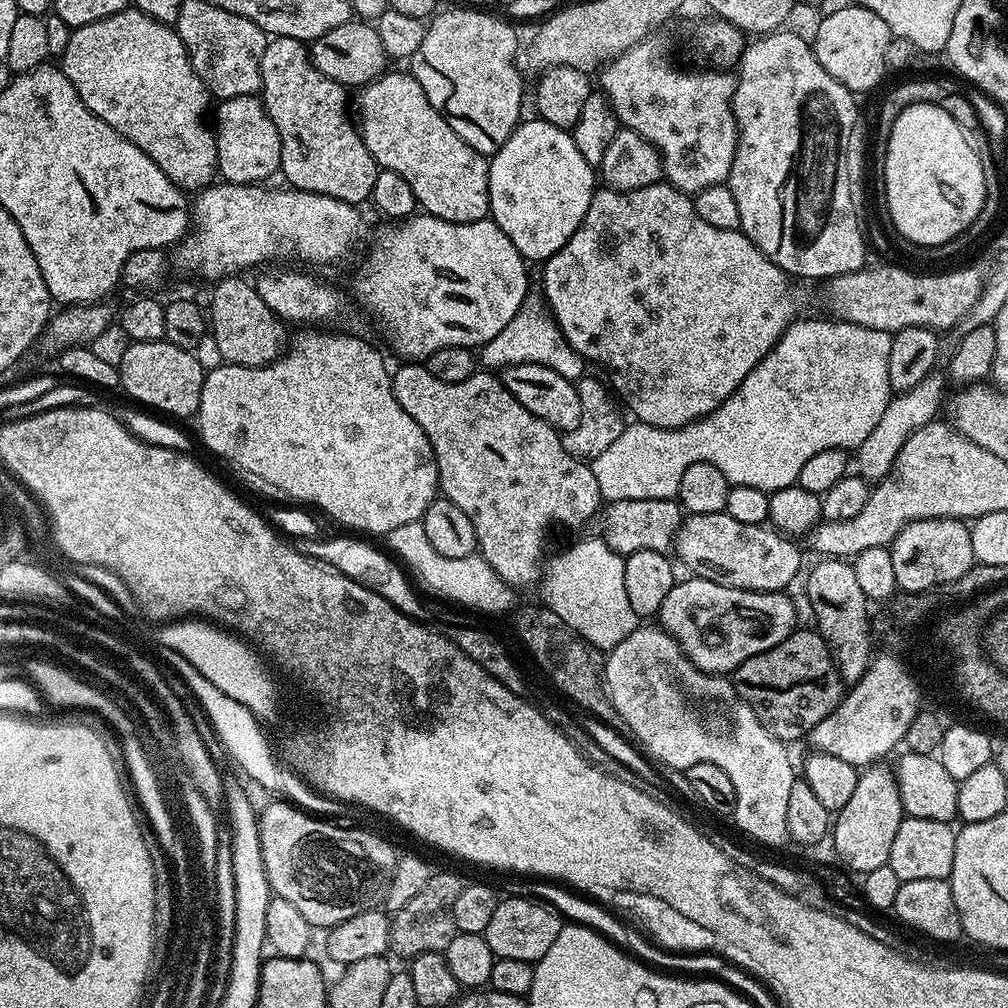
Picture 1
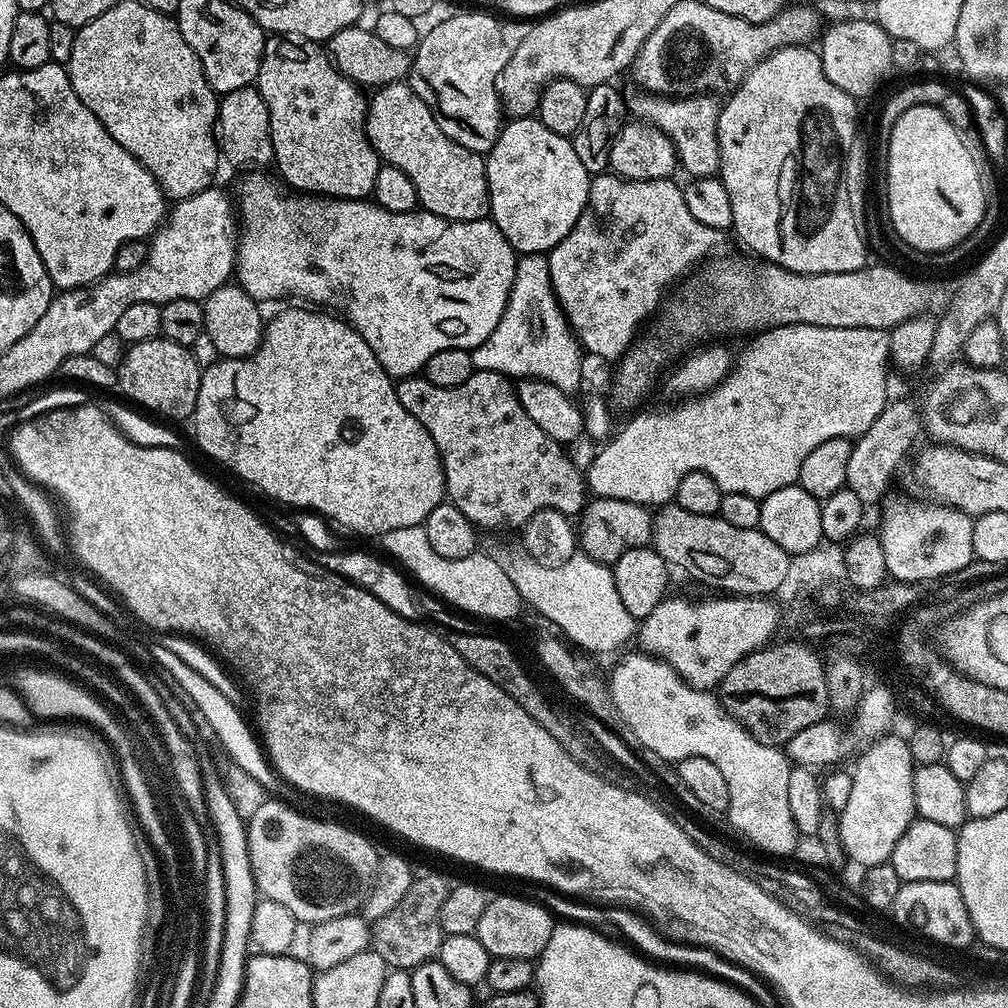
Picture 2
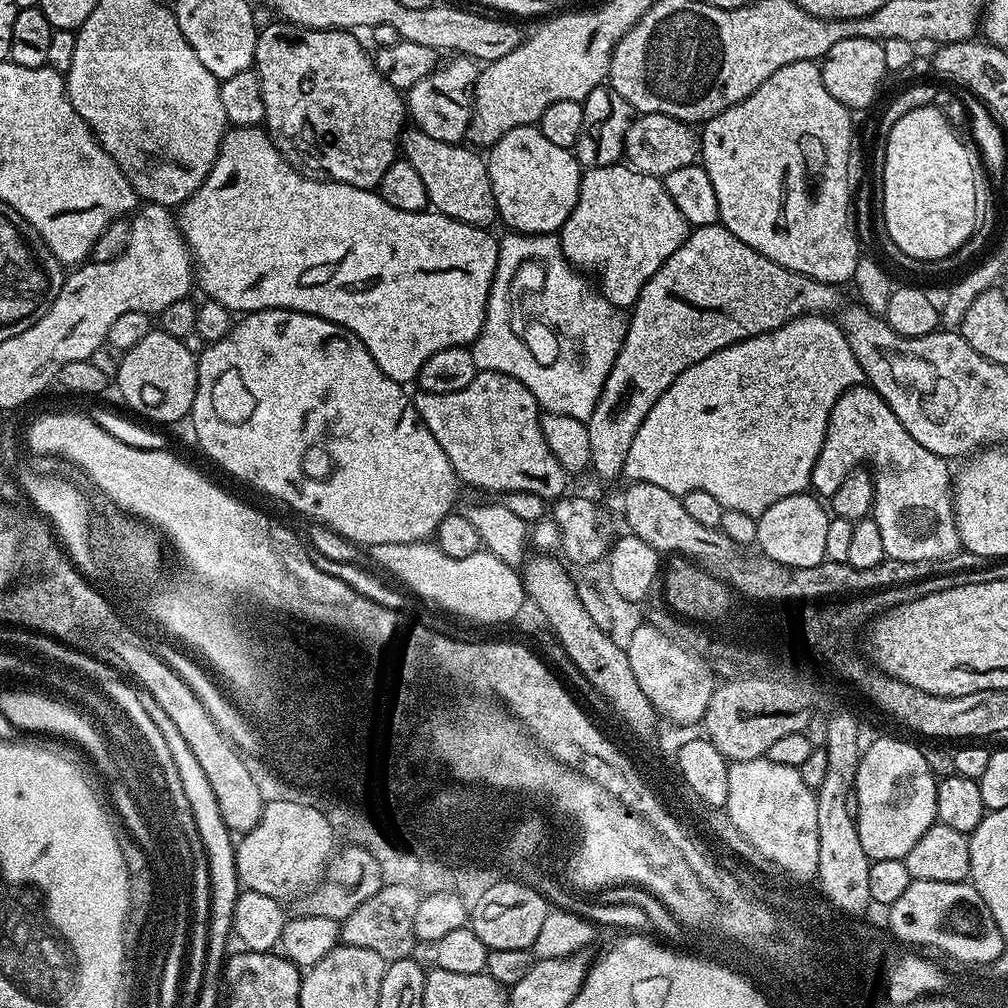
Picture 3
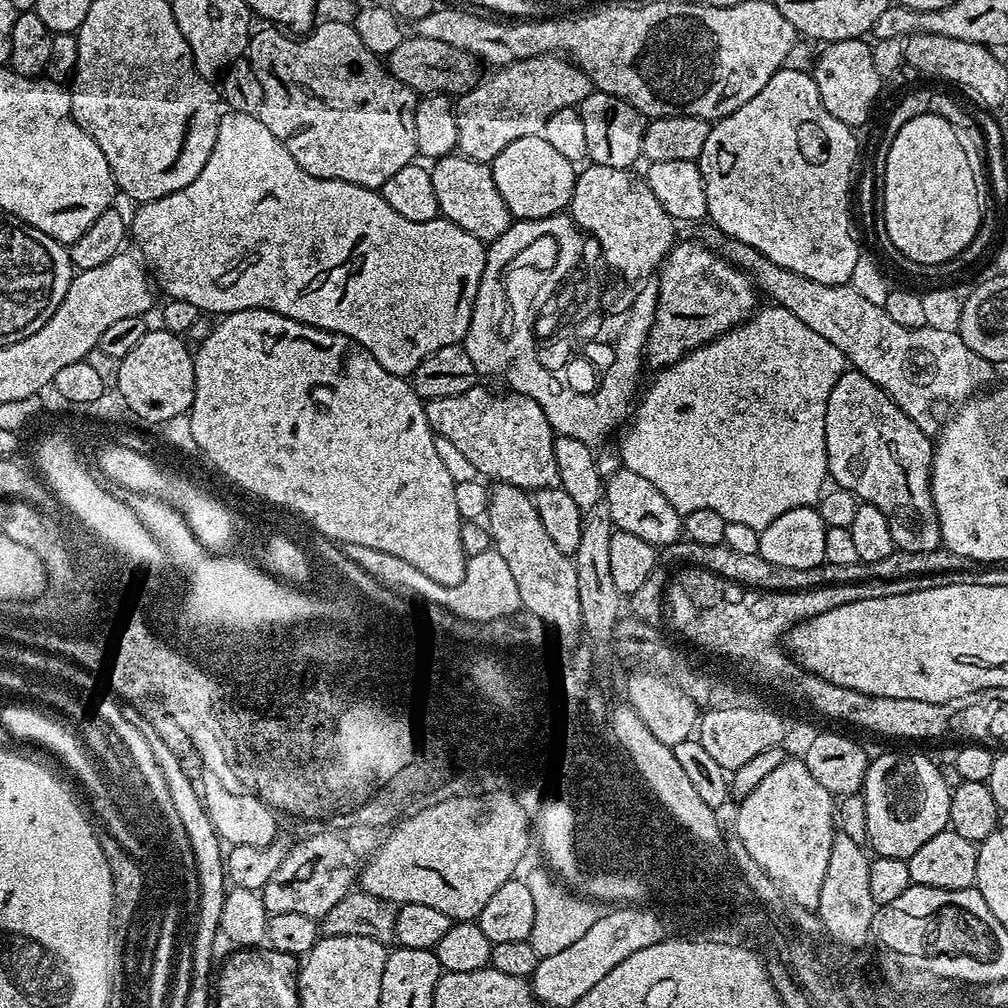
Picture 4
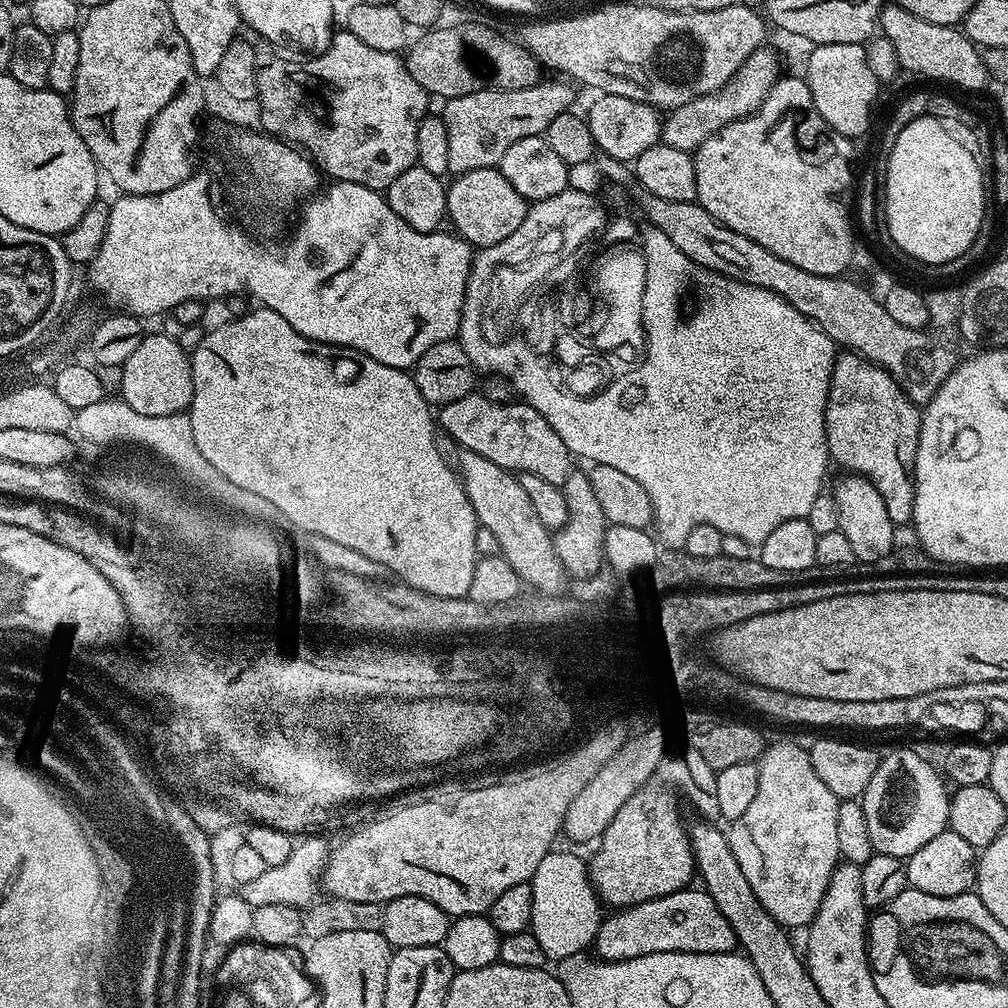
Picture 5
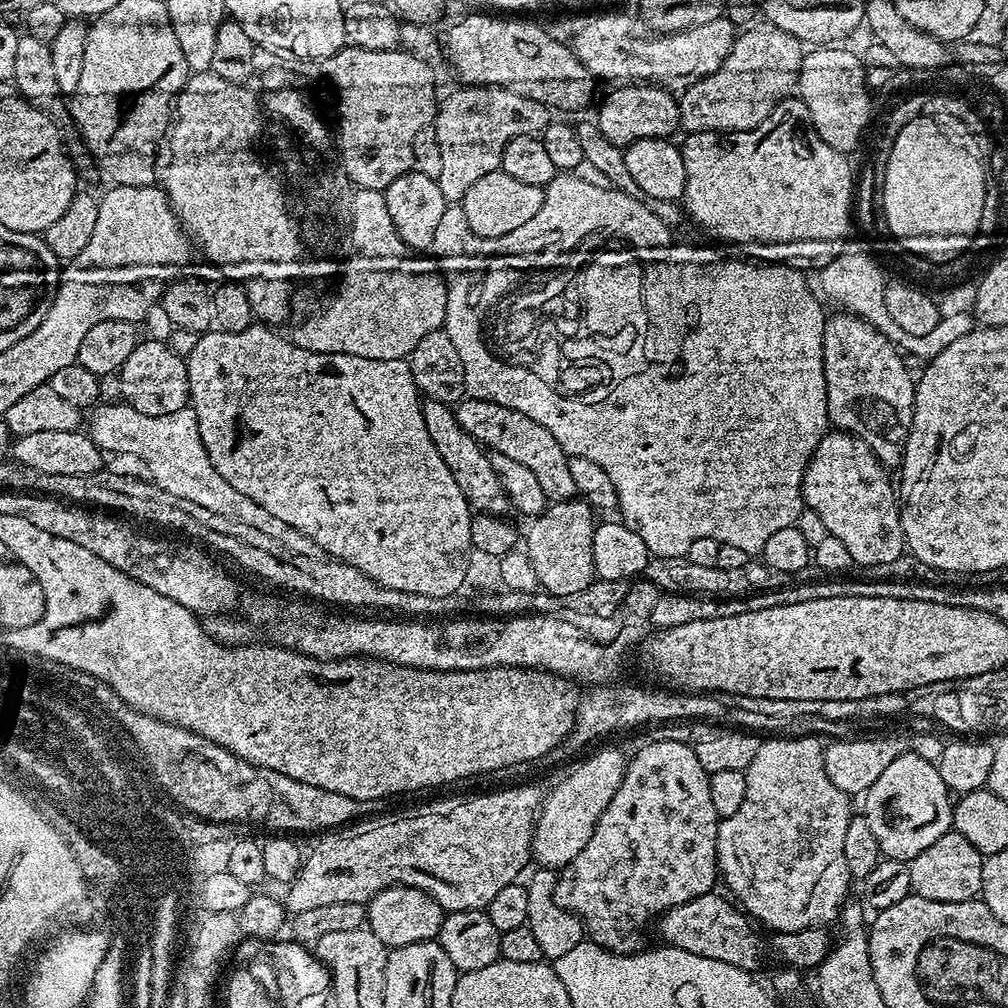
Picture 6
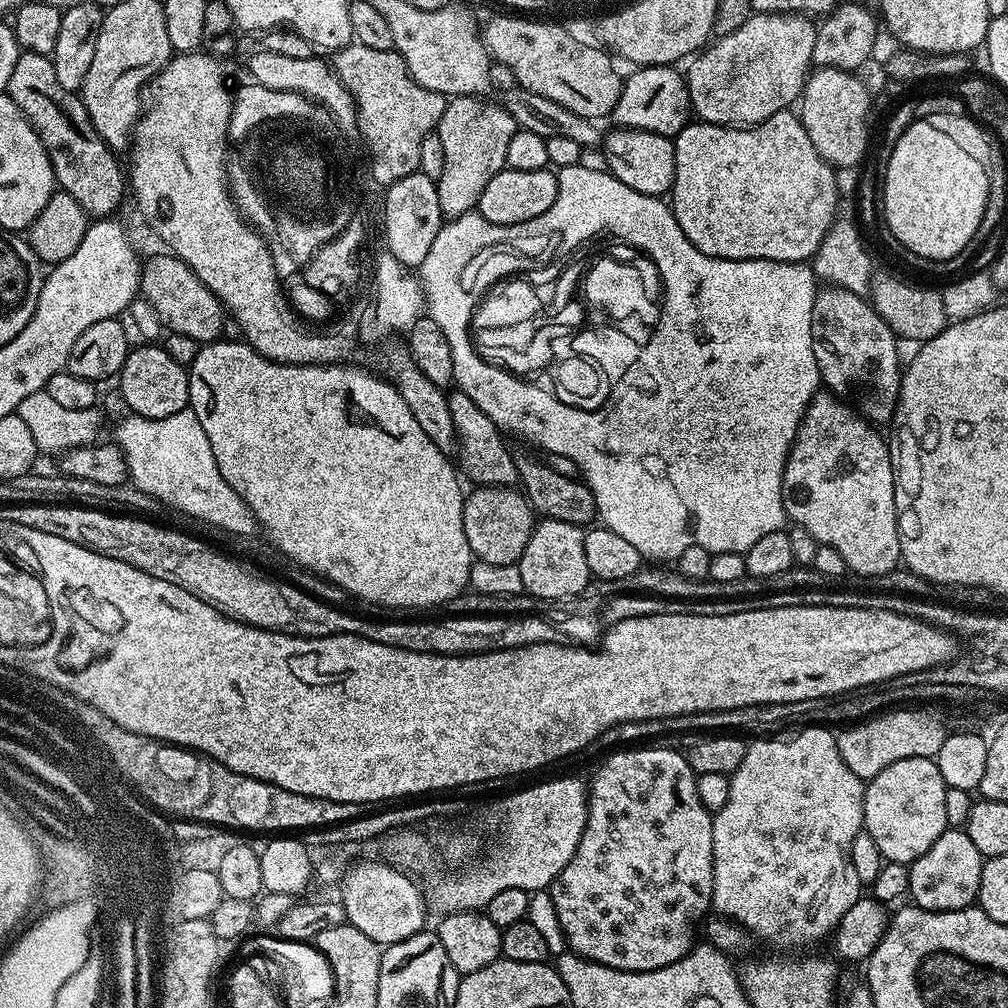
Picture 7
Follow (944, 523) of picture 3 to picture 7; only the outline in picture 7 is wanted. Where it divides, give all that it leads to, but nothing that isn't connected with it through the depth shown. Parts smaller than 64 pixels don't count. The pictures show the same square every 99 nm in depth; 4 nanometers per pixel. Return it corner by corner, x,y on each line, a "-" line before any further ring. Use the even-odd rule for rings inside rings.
824,286
814,298
812,338
823,387
855,408
869,424
887,425
900,397
902,360
896,349
898,337
863,295

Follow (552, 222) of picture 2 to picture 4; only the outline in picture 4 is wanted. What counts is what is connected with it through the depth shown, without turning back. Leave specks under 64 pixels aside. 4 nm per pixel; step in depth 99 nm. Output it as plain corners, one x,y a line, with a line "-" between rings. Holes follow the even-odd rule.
543,135
518,138
490,161
494,186
516,220
537,220
563,213
572,203
577,169
553,150

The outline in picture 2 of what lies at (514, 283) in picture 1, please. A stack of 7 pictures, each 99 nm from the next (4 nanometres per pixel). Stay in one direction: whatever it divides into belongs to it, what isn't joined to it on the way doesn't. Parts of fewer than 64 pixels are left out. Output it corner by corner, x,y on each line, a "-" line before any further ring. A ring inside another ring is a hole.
252,170
248,177
240,184
240,241
234,244
234,280
242,289
245,296
251,300
263,302
263,300
284,300
287,296
293,296
293,301
303,302
308,306
319,306
337,317
343,318
351,324
357,334
374,350
374,358
388,375
393,378
411,378
438,354
438,350
454,350
455,348
477,348
490,334
494,334
494,326
502,318
506,308
508,295
512,289
513,276
516,273
516,261
518,253
510,246
510,242
493,224
491,219
483,220
447,220
436,216
432,212
417,210
415,212
403,212
394,214
386,210
380,204
369,202
367,199
344,200
341,198
325,198
319,194
297,194
295,191
286,190
275,175
267,176
264,172

